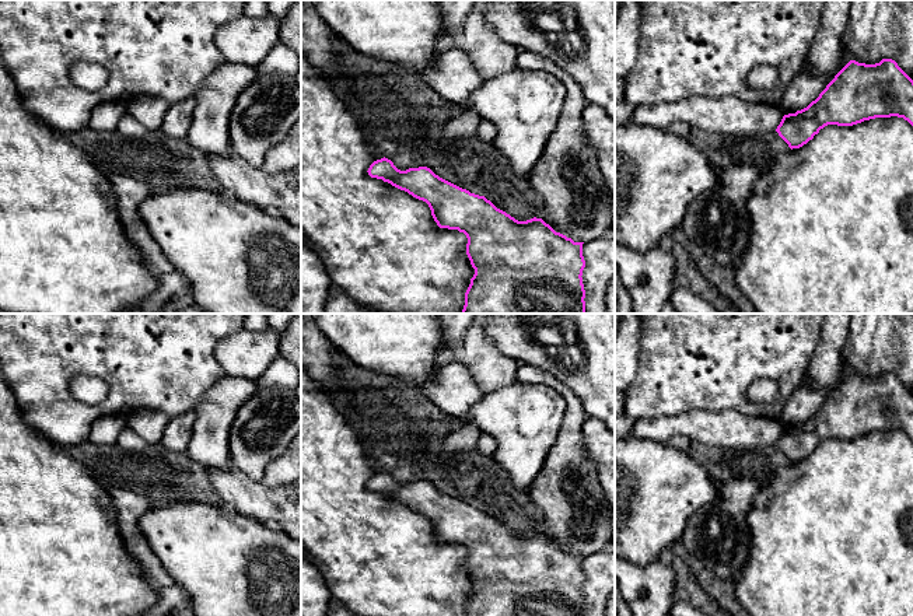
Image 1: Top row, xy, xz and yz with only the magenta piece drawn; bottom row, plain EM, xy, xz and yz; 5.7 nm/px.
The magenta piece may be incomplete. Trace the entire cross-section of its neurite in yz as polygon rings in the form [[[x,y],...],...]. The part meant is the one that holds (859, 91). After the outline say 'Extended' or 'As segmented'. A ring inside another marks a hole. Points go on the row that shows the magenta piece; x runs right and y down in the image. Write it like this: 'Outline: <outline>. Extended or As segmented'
Outline: [[[892,59],[875,64],[850,60],[807,108],[784,115],[776,132],[793,150],[807,144],[828,125],[853,126],[891,116],[903,118],[913,126],[913,80]]]. As segmented

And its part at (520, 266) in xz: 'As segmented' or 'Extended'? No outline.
As segmented

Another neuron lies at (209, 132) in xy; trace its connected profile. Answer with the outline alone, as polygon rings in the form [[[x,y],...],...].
[[[221,64],[196,95],[192,126],[185,140],[210,158],[230,155],[228,116],[238,97],[256,77],[256,70],[248,64]]]

